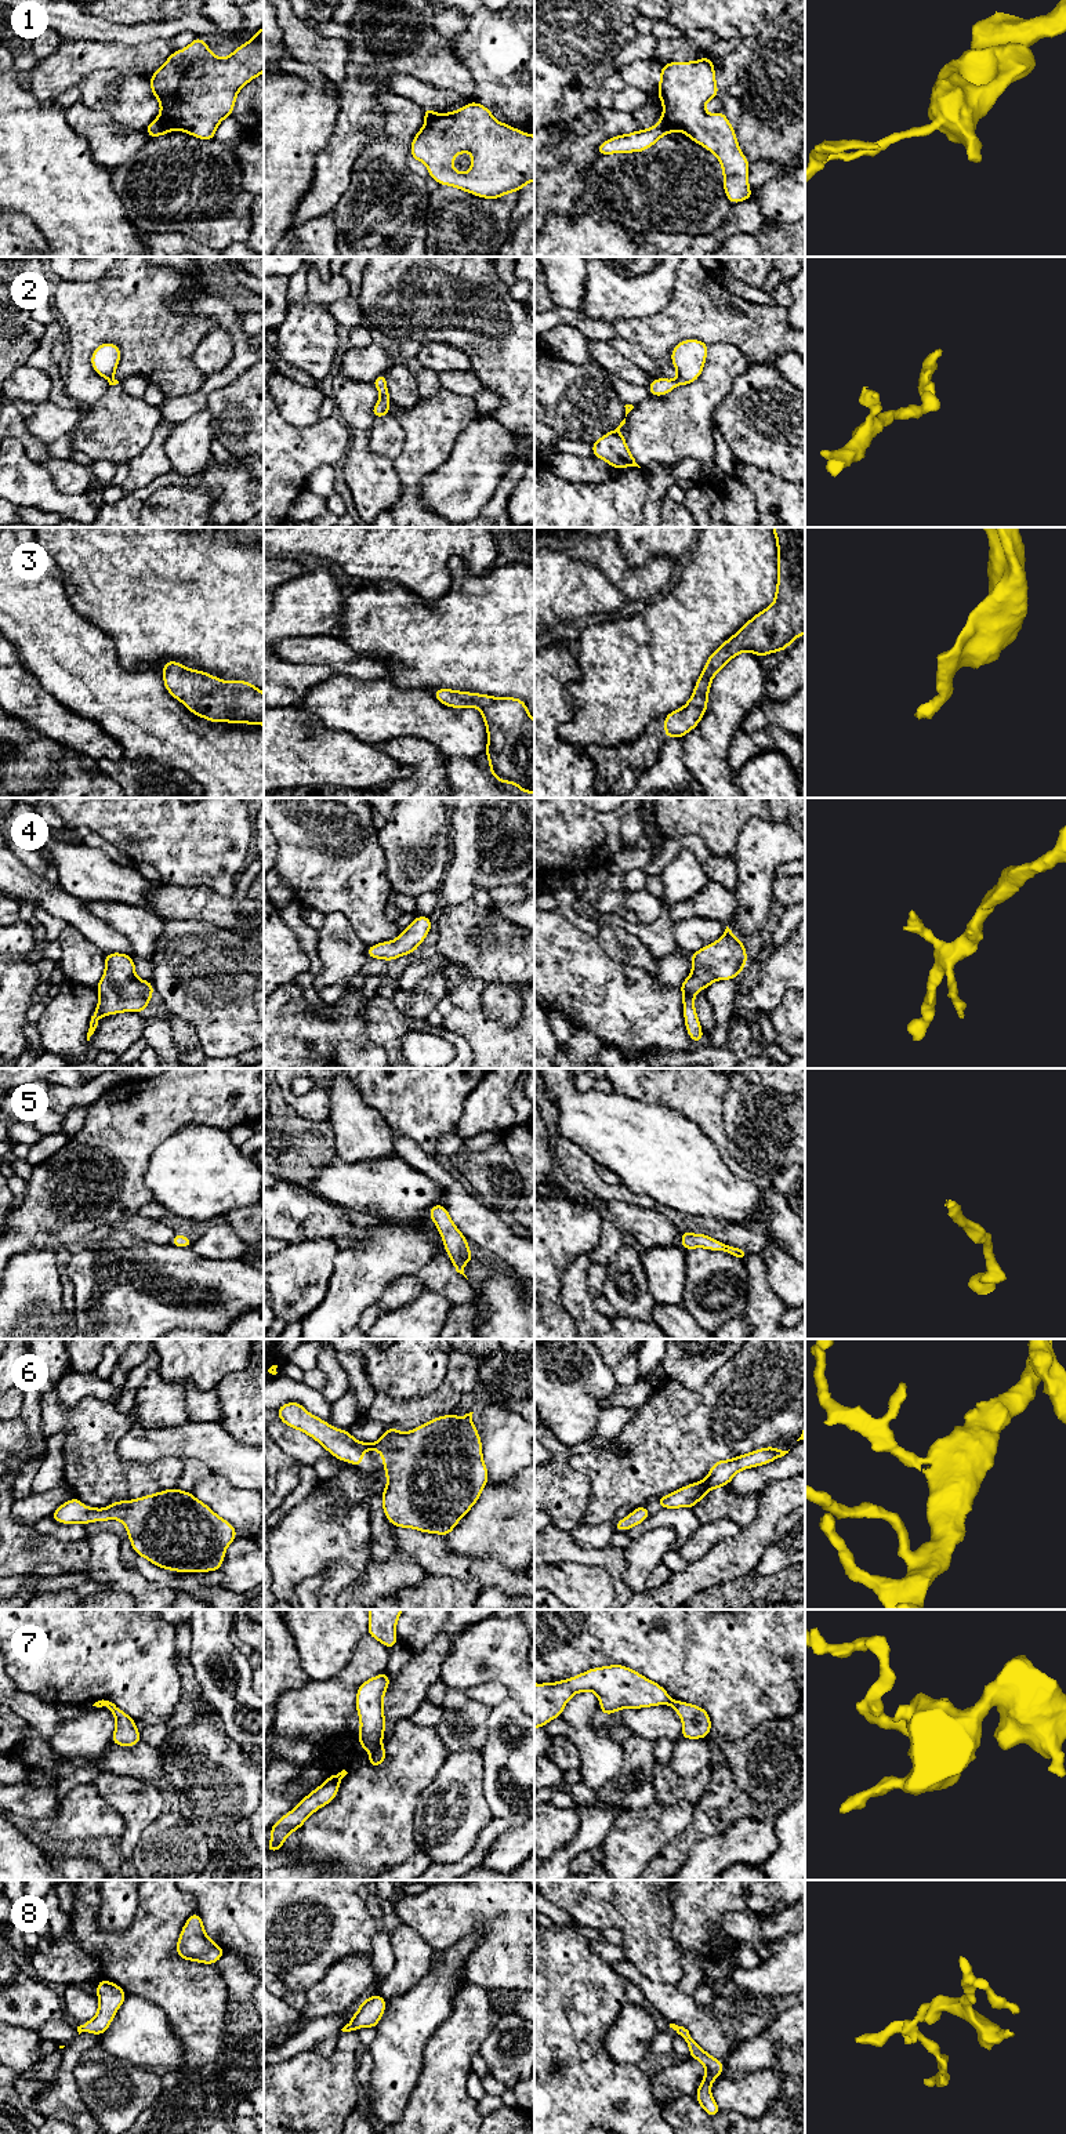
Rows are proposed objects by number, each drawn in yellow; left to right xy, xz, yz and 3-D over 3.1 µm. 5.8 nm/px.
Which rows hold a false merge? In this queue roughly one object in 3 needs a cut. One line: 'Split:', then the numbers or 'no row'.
Split: 1, 7

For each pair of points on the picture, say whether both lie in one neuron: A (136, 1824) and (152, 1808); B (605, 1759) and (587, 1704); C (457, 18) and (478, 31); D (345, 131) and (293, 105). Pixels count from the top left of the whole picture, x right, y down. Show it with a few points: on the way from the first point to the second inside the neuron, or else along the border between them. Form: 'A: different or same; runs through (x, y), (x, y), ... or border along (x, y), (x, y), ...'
A: same; runs through (140, 1819), (148, 1811)
B: same; runs through (591, 1745), (583, 1737), (583, 1717)
C: different; border along (467, 14), (466, 26), (450, 47)
D: different; border along (340, 94), (340, 112), (334, 133), (318, 153)

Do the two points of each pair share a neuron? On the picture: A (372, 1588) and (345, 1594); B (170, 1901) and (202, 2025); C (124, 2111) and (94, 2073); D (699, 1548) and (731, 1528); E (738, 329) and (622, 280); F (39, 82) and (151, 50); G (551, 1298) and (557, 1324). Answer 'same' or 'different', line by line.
A: same
B: same
C: same
D: same
E: different
F: same
G: same

